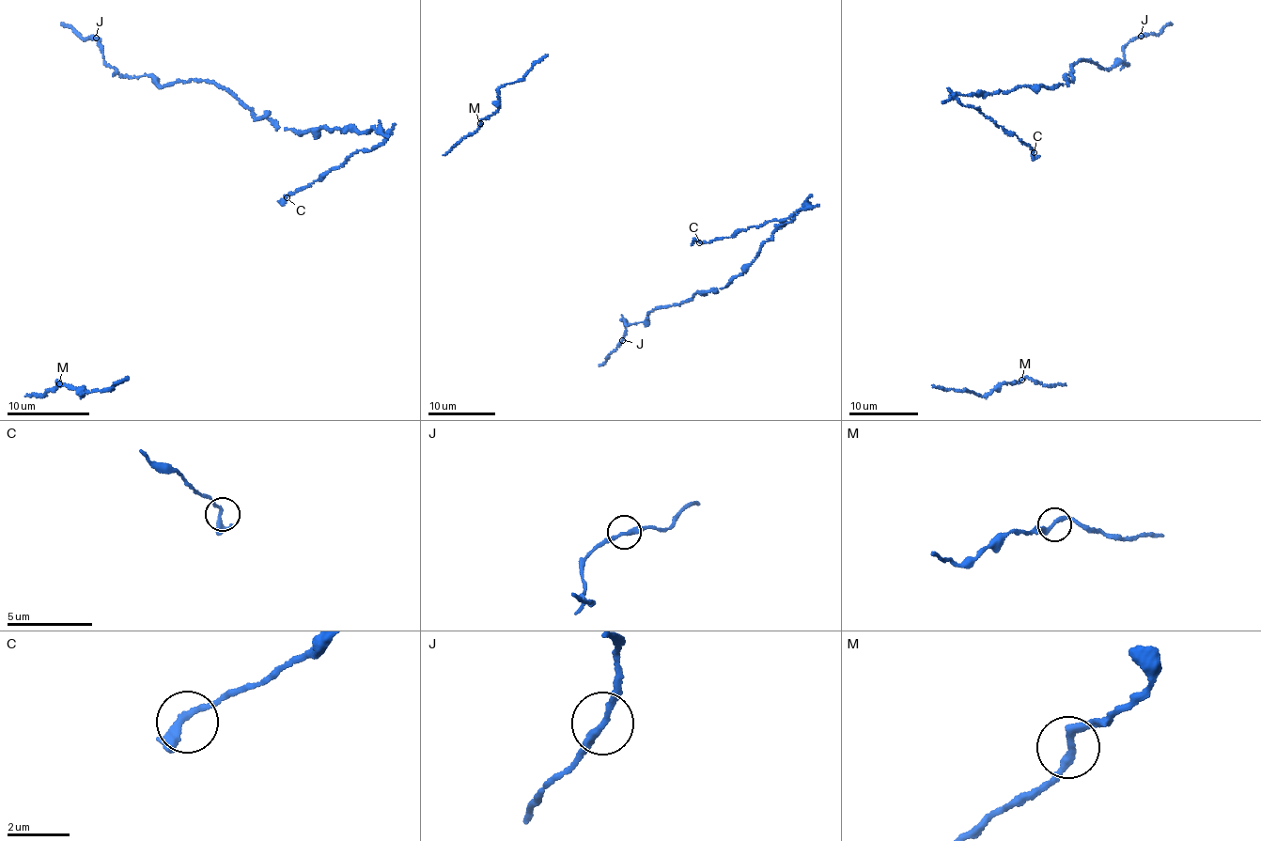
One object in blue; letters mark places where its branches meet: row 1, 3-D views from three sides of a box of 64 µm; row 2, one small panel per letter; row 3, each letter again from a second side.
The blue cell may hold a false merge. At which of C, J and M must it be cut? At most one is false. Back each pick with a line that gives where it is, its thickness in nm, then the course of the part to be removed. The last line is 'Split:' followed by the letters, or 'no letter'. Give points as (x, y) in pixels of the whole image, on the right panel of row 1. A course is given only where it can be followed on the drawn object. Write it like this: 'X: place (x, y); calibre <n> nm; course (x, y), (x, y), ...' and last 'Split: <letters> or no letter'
Split: no letter

